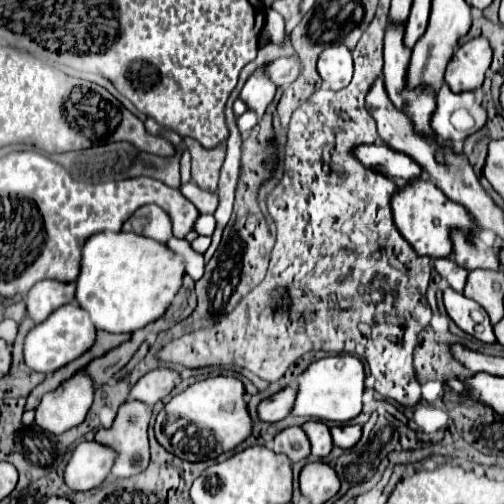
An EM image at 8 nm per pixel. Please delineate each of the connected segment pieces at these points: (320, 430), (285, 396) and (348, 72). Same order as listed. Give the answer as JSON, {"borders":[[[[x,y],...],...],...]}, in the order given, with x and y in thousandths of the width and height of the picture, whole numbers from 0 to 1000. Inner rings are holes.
{"borders":[[[[609,835],[601,843],[601,855],[609,859],[613,879],[617,879],[617,903],[625,911],[645,911],[661,887],[653,847],[645,839],[633,839],[633,835]]],[[[569,768],[562,776],[538,784],[534,792],[522,792],[510,808],[514,831],[526,839],[546,839],[546,835],[565,831],[581,808],[581,796],[585,796],[585,772],[581,768]]],[[[665,89],[665,93],[645,97],[633,109],[629,137],[633,137],[633,149],[637,149],[645,173],[653,173],[661,181],[688,173],[700,153],[696,101],[681,89]]]]}

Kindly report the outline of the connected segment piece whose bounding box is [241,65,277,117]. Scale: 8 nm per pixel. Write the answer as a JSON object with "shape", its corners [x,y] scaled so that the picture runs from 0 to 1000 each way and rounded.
{"shape":[[[518,129],[494,153],[478,181],[478,196],[490,200],[494,216],[502,216],[514,232],[526,224],[526,216],[534,212],[534,204],[542,200],[542,192],[550,185],[546,165],[538,165],[538,157],[530,157],[530,141],[522,141],[522,133],[530,133],[530,129]]]}

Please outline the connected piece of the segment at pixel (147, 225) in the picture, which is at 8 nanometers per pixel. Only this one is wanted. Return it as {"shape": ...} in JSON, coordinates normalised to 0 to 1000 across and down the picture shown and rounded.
{"shape":[[[288,407],[264,423],[260,435],[244,446],[244,458],[264,458],[272,466],[300,470],[315,482],[331,482],[339,462],[339,442],[331,423],[312,407]]]}

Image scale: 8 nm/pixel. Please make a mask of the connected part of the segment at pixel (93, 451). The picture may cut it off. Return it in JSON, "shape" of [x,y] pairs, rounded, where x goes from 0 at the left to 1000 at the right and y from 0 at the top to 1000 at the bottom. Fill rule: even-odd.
{"shape":[[[165,875],[149,887],[129,935],[125,954],[145,974],[177,974],[196,966],[204,950],[220,938],[228,899],[196,883],[192,875]]]}

